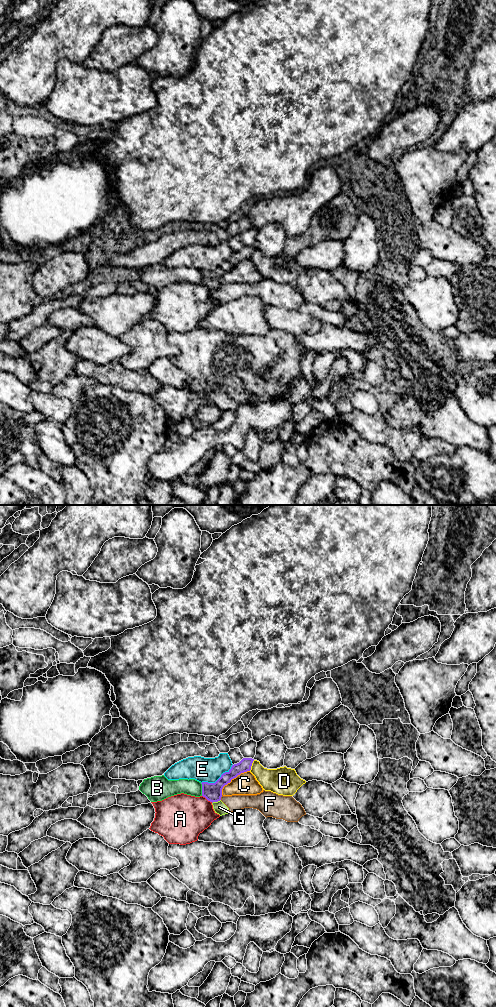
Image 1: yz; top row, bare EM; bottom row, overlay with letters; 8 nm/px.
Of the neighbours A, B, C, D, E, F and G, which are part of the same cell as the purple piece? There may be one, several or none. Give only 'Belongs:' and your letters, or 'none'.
Belongs: none

